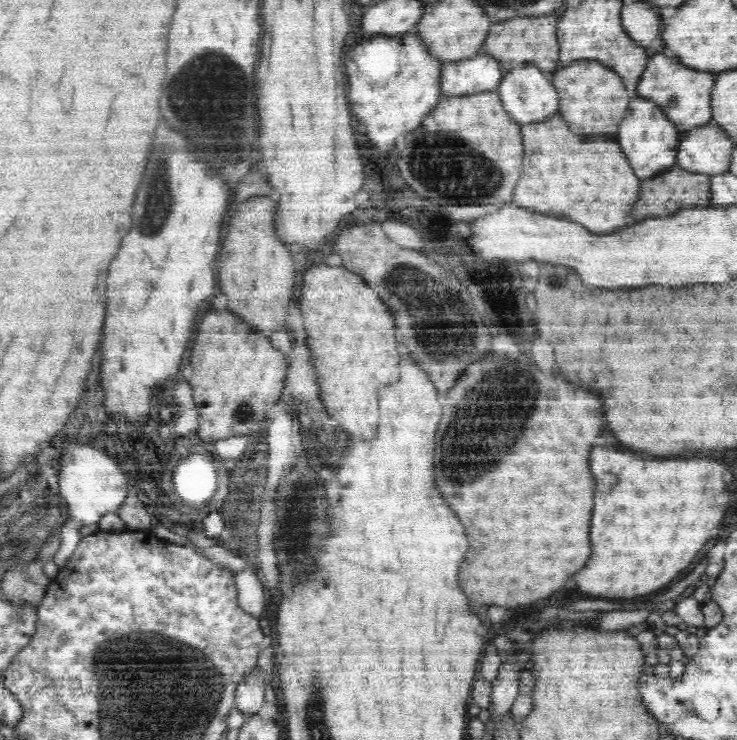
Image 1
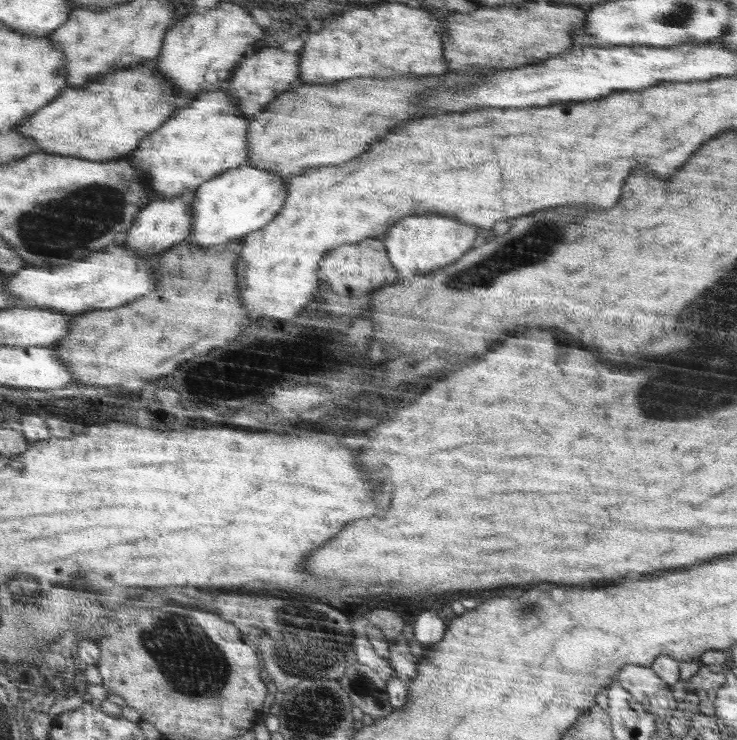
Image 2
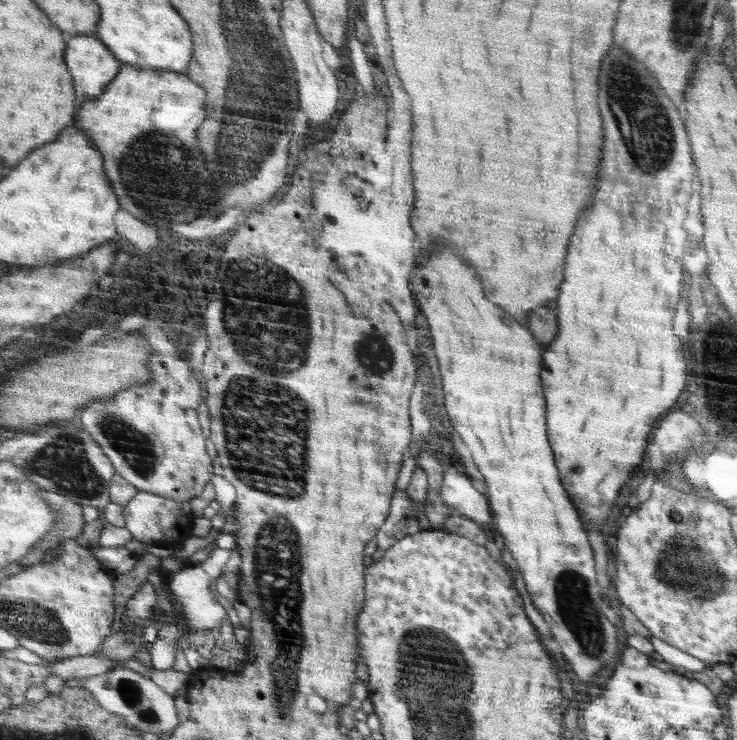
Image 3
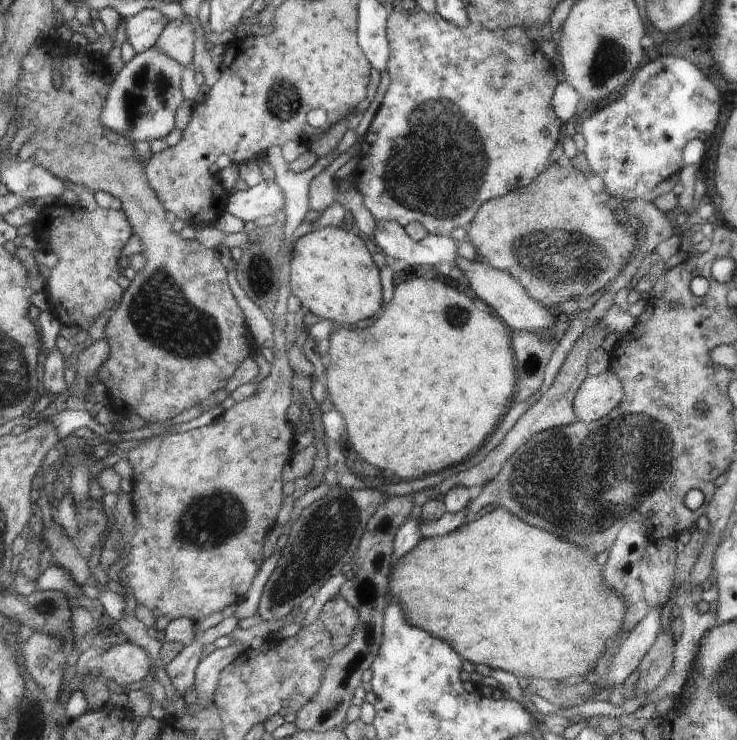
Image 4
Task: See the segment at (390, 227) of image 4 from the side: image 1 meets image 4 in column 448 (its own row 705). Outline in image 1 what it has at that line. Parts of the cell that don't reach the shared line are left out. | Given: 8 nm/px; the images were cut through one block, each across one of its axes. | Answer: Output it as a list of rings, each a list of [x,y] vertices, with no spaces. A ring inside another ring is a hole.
[[[261,671],[258,674],[248,676],[240,682],[235,693],[235,707],[238,708],[246,718],[255,715],[264,706],[264,690],[266,681],[270,682],[270,676],[263,676]]]

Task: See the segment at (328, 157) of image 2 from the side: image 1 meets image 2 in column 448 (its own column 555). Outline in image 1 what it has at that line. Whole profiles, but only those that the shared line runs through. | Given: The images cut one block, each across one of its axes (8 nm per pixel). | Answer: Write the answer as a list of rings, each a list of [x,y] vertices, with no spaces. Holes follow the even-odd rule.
[[[574,62],[574,66],[566,66],[566,70],[553,72],[551,76],[554,76],[554,86],[560,96],[560,114],[574,134],[604,136],[618,132],[618,124],[630,102],[626,86],[618,74],[598,62]]]

